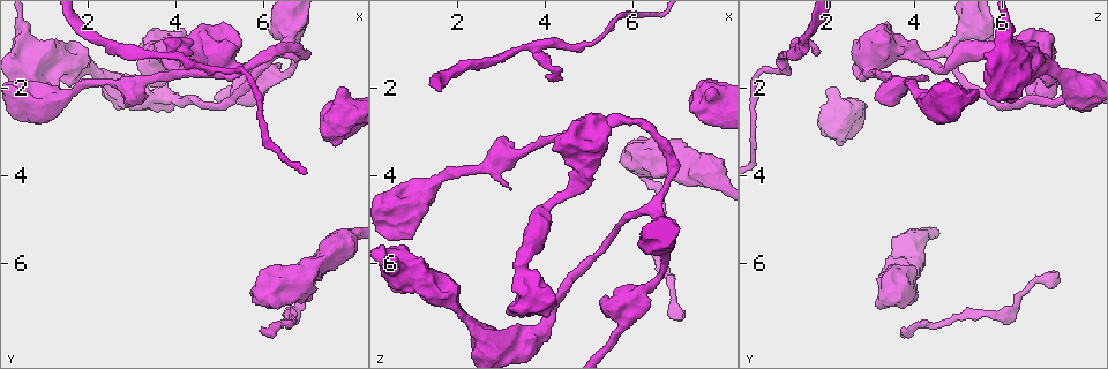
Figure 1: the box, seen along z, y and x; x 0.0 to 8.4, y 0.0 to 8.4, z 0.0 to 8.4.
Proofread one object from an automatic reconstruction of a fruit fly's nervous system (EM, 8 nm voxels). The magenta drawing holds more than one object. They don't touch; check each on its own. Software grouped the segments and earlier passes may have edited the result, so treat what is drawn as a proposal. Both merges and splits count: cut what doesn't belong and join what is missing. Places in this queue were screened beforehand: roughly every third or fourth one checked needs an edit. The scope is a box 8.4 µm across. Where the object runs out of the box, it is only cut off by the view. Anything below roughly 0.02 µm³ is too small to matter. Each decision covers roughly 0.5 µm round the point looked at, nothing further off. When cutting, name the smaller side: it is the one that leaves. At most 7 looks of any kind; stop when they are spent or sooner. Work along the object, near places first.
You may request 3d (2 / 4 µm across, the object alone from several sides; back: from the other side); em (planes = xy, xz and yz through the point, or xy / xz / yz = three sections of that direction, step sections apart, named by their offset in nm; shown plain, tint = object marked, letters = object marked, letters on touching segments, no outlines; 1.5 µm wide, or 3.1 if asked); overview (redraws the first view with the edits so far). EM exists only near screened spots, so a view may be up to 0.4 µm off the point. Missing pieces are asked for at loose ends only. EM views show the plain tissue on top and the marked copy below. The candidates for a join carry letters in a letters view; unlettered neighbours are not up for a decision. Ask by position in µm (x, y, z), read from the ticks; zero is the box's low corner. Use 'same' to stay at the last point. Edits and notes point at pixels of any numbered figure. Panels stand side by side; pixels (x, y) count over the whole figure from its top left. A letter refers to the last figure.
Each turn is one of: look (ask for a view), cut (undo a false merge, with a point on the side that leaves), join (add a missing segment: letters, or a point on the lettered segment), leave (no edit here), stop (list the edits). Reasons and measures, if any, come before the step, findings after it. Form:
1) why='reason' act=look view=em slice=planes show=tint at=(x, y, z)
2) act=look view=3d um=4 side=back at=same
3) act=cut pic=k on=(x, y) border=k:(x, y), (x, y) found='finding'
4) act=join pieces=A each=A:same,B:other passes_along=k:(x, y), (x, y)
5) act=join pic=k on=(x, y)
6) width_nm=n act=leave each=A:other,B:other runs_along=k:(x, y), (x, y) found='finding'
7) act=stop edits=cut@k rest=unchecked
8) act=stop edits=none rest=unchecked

why='three-way junction' act=look view=3d um=4 side=back at=(4.85, 1.50, 3.00)

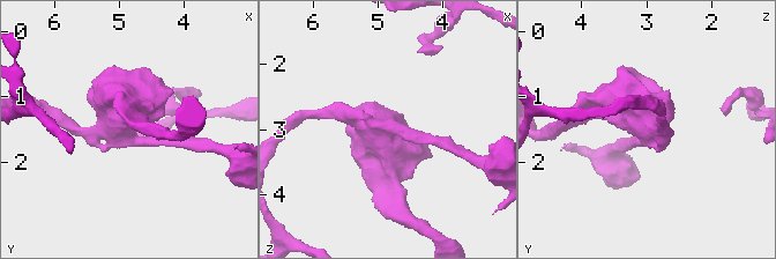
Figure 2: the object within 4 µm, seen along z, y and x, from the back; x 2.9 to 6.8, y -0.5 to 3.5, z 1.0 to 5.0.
act=look view=em slice=yz step=8 show=tint at=(4.85, 1.50, 3.00)

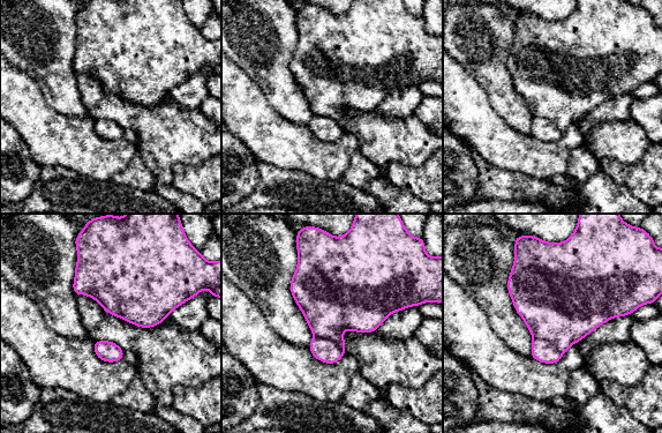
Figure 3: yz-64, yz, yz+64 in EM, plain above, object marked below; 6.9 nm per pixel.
act=look view=em slice=planes show=letters at=same

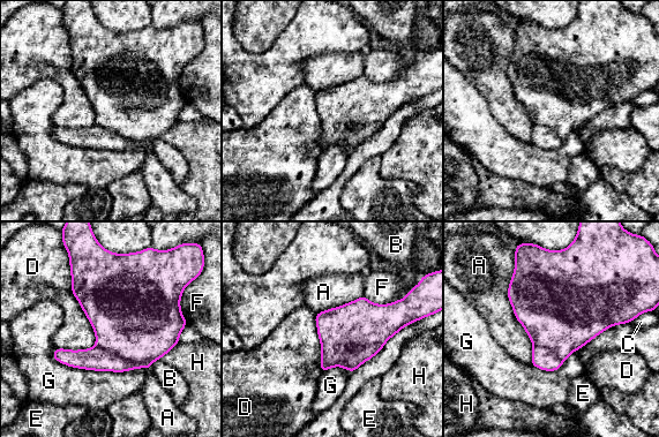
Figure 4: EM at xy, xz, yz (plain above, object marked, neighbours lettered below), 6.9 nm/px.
act=leave each=A:other,B:other,C:other,D:other,E:other,F:other,G:other,H:other border=4:(68, 264), (95, 334), (88, 349) found='all the same neuron'

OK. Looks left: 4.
why='branch stops here' act=look view=3d um=4 at=(7.60, 3.30, 2.35)

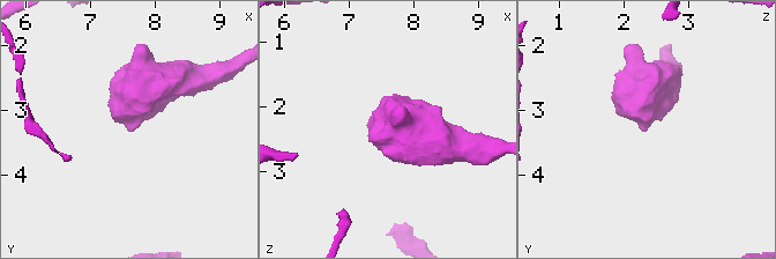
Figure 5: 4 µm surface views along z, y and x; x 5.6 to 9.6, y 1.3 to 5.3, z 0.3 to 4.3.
act=look view=em slice=planes show=tint at=(7.60, 3.30, 2.35)

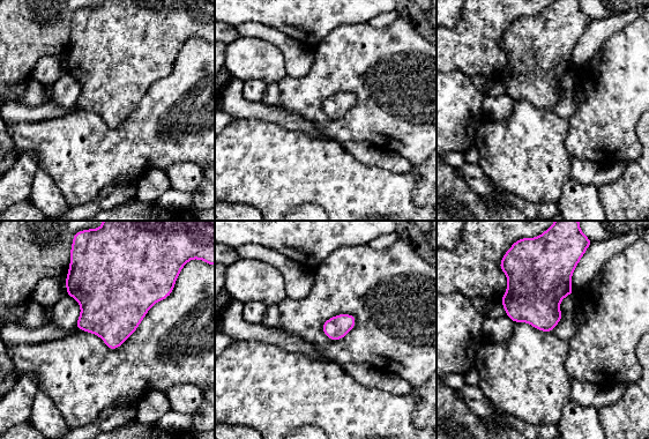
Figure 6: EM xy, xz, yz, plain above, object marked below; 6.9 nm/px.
why='what lies round it' act=look view=em slice=planes show=letters at=same

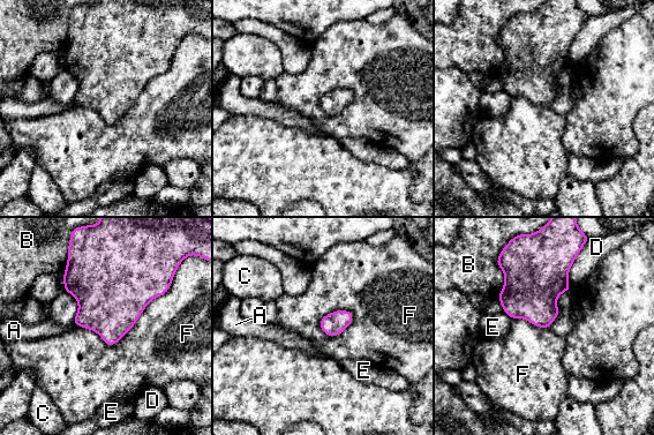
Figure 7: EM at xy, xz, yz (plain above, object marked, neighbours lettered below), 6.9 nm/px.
act=leave each=A:other,B:other,C:other,D:other,E:other,F:other found='none of them fits'

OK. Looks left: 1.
why='sudden change in width' act=look view=em slice=planes show=letters at=(6.55, 0.80, 5.00)

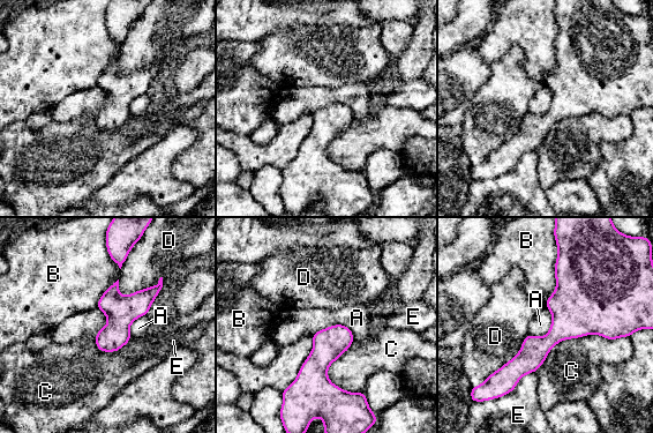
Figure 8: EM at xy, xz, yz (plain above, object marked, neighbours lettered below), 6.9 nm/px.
act=leave each=A:other,B:other,C:other,D:other,E:other border=8:(545, 305), (550, 328), (532, 336) found='all the same neuron'

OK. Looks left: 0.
act=stop edits=none rest=unchecked

